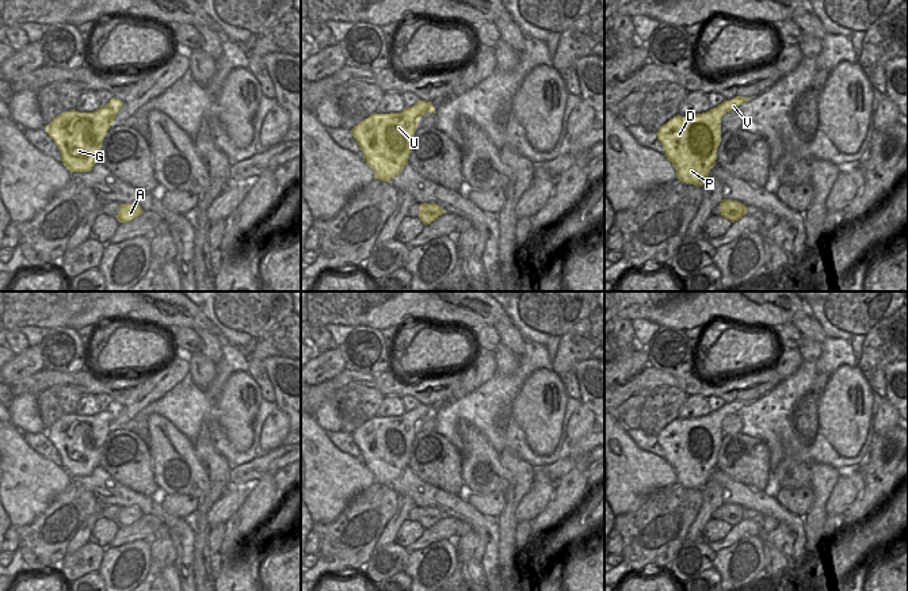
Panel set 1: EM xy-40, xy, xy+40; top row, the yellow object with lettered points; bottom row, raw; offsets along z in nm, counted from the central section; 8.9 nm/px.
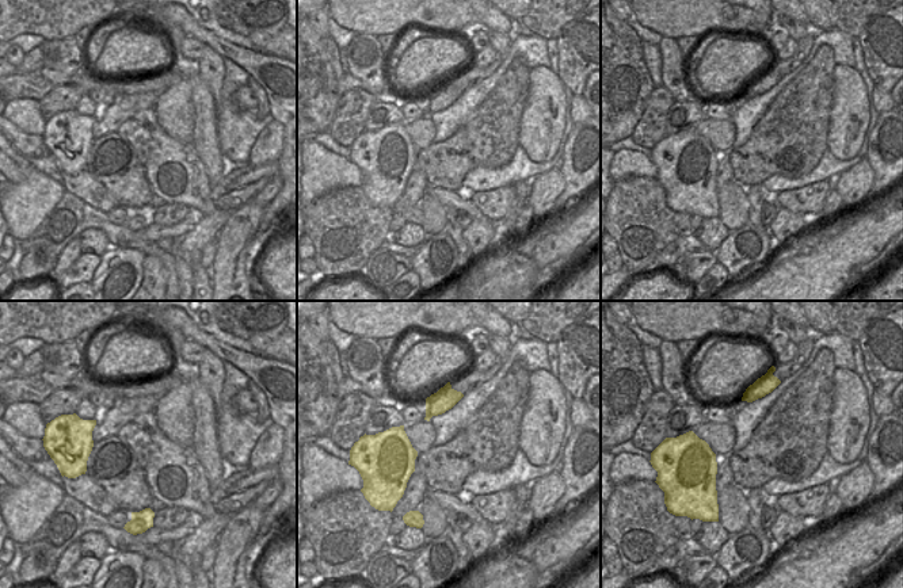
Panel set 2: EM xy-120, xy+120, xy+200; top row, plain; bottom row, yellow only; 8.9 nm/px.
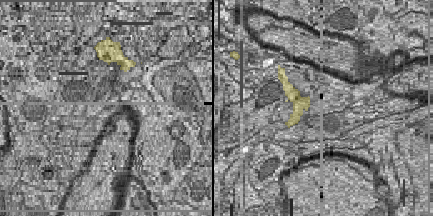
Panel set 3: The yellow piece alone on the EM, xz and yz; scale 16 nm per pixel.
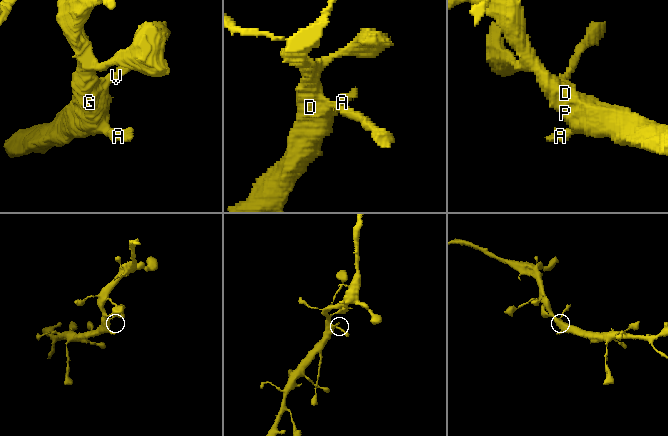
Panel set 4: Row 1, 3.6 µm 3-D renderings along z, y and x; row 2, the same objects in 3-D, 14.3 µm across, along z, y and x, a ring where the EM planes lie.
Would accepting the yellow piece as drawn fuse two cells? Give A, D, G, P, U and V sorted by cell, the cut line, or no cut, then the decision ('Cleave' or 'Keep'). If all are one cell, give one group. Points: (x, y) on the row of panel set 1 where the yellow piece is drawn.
Groups: A D G P U V. No split. Keep

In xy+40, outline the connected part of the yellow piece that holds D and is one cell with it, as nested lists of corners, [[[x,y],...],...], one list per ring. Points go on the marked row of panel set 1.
[[[736,96],[714,108],[691,117],[676,114],[656,133],[665,150],[665,157],[676,169],[676,176],[686,184],[701,187],[716,165],[717,148],[721,142],[721,118],[749,102]]]

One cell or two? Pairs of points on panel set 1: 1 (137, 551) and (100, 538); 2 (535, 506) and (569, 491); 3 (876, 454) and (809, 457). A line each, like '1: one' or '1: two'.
1: two
2: two
3: two

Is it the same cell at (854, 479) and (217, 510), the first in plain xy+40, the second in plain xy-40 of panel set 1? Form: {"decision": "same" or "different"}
{"decision": "same"}

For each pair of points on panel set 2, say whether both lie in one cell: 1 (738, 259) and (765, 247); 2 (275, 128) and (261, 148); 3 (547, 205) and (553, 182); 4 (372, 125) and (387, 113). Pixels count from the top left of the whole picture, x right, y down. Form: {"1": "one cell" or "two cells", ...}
{"1": "one cell", "2": "one cell", "3": "one cell", "4": "one cell"}

